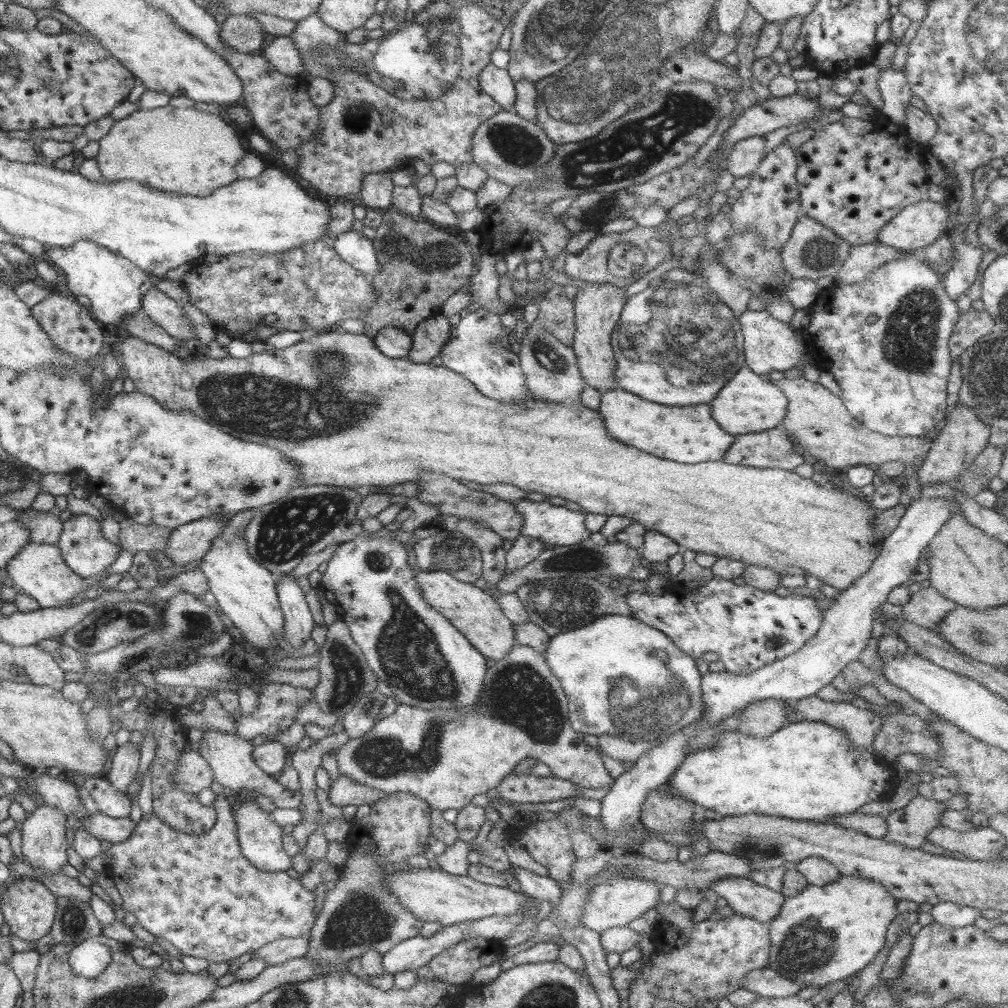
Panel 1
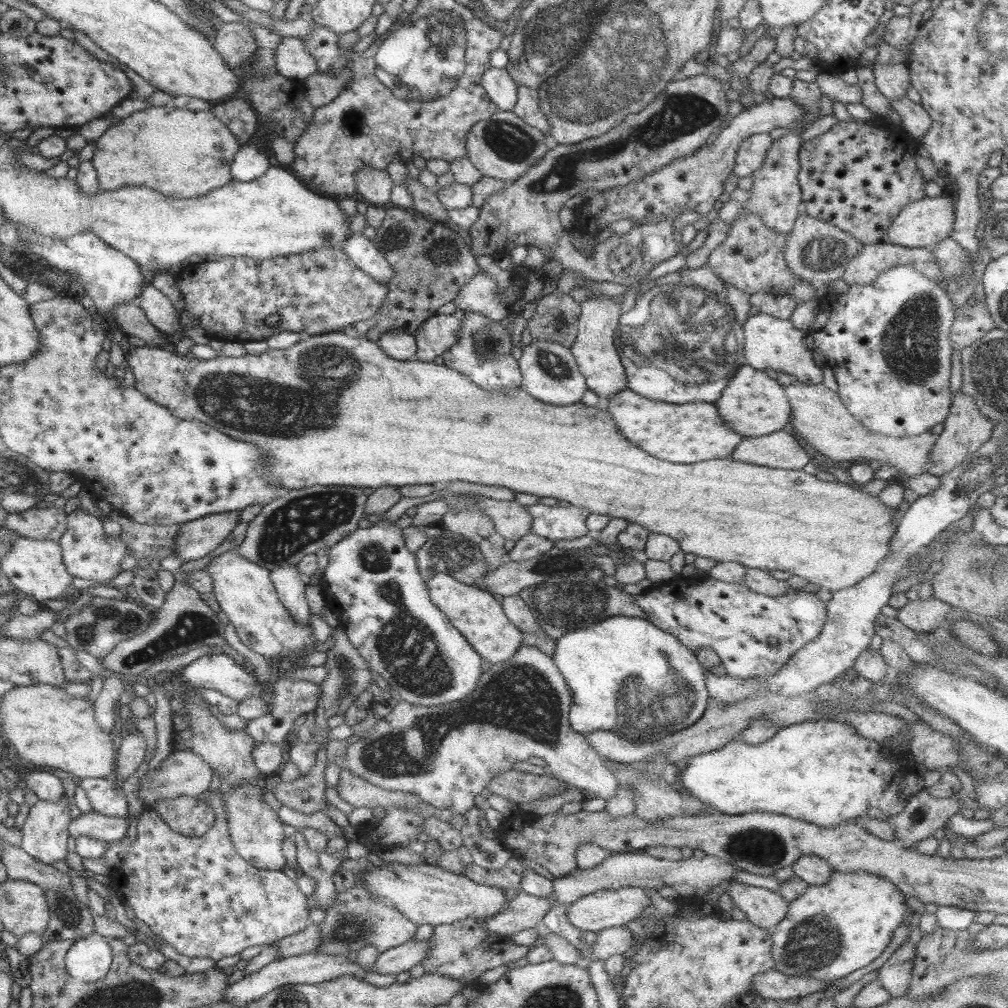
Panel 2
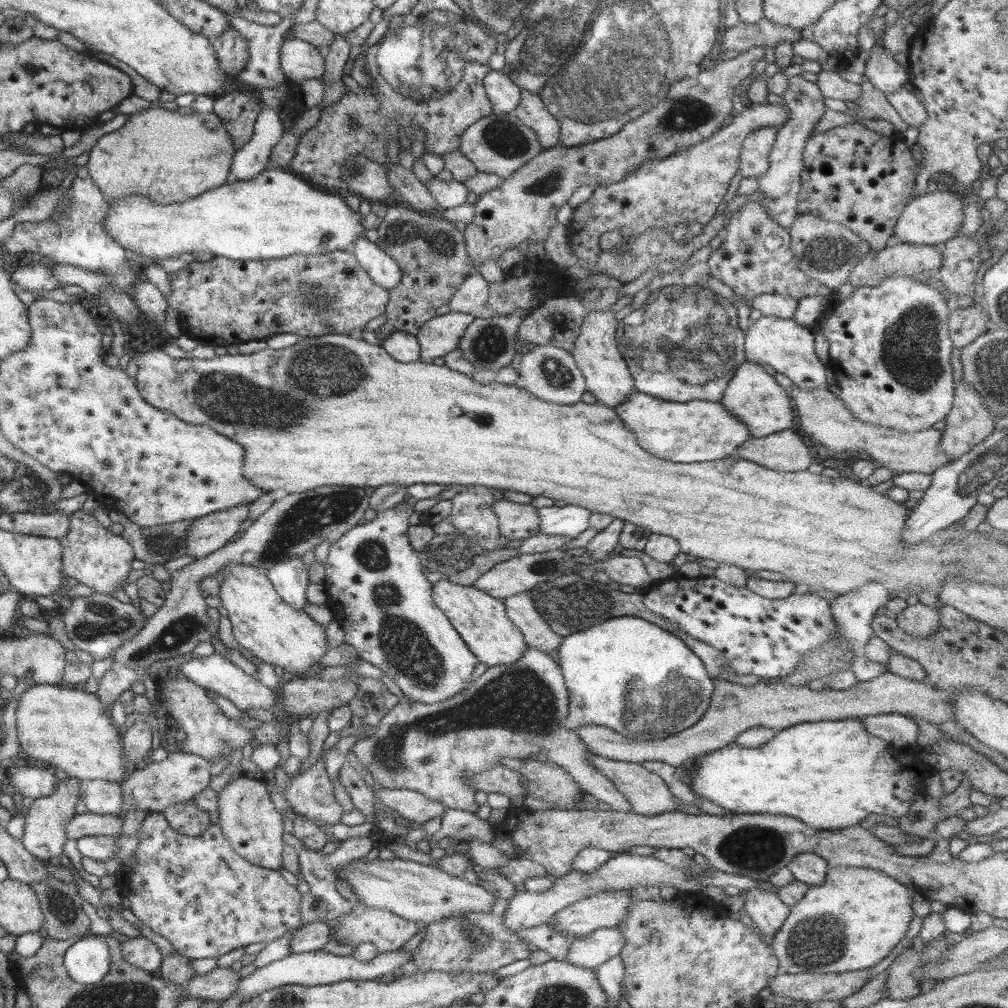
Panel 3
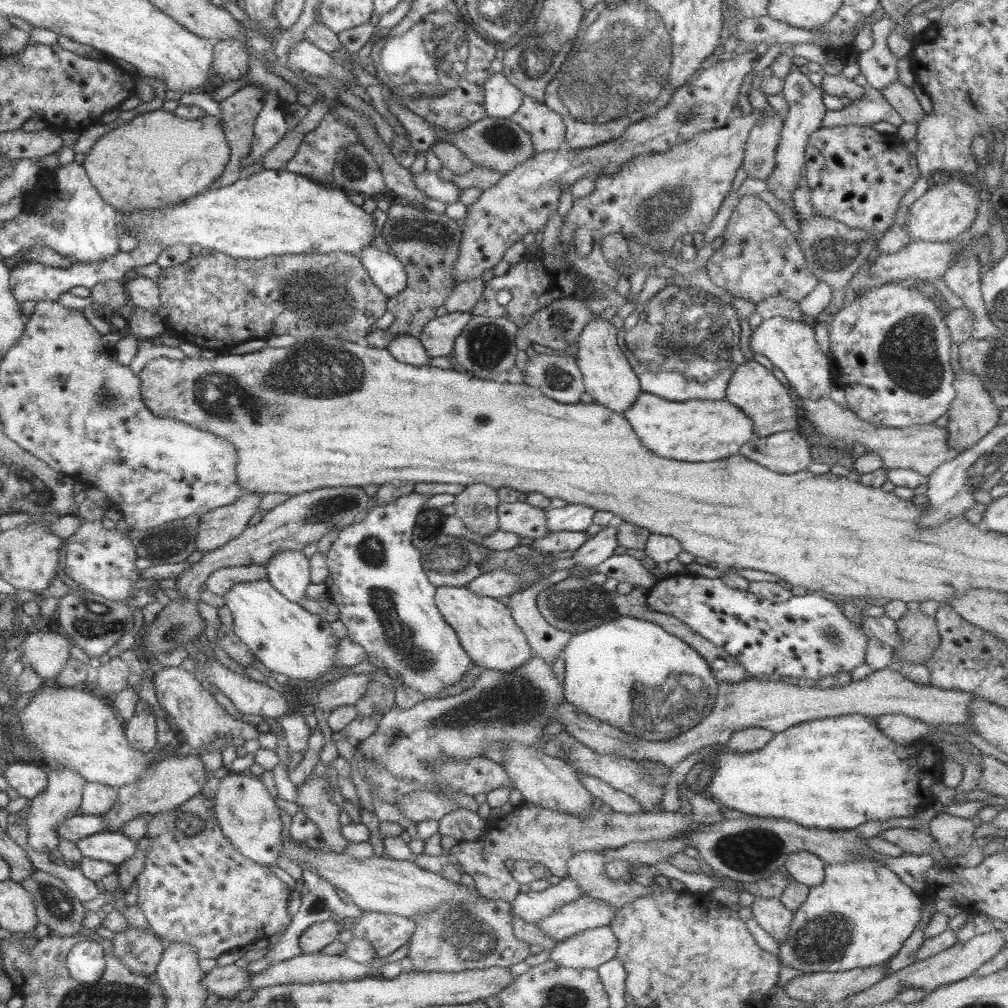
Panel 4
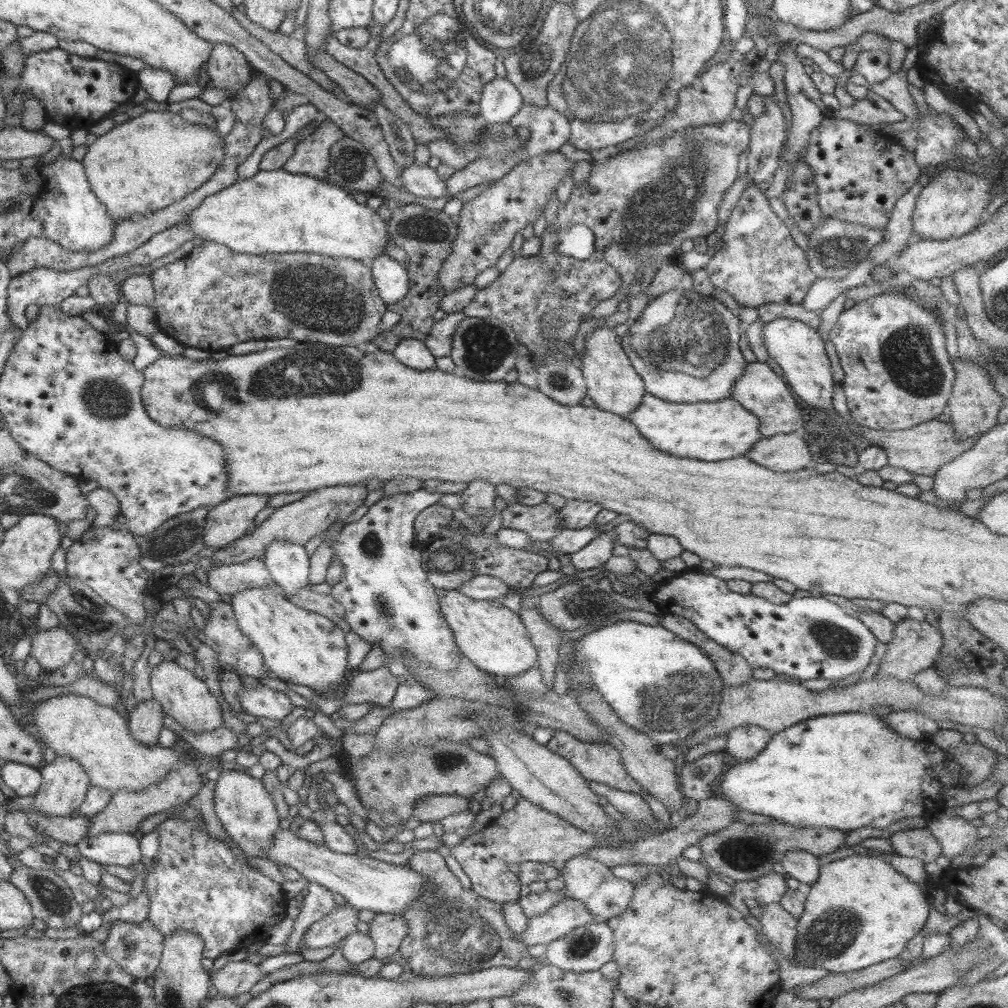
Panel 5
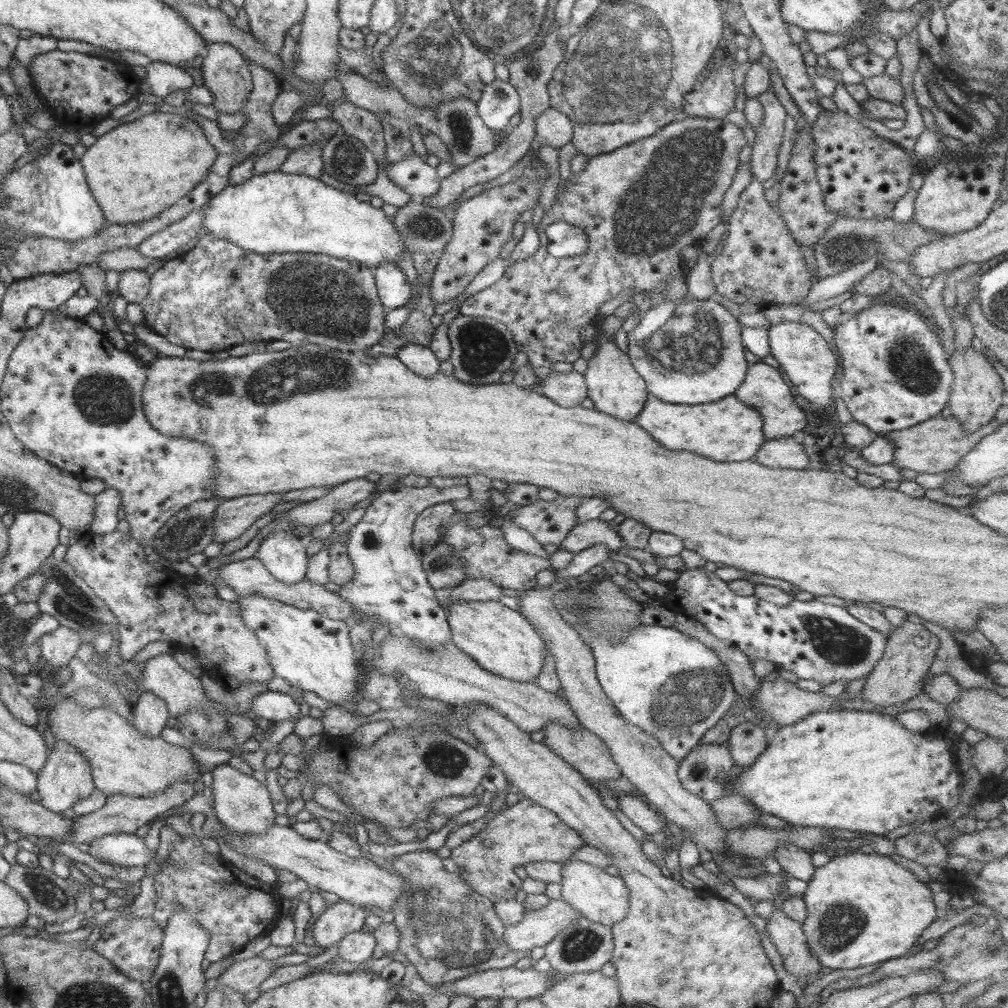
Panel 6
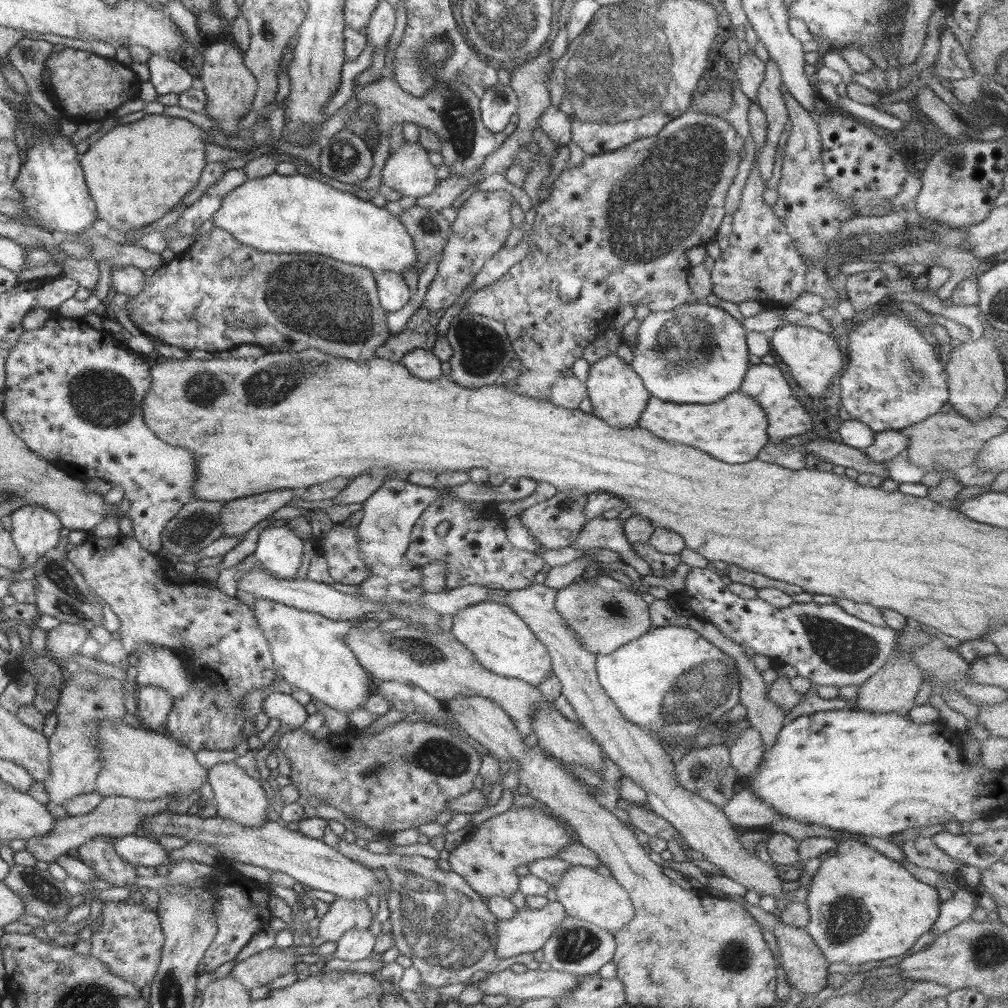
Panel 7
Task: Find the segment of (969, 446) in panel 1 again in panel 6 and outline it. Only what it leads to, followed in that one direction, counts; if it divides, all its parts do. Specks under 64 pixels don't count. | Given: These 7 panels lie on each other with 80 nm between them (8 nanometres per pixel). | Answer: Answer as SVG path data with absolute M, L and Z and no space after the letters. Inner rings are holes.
M973 346L968 349L956 350L948 356L948 361L954 375L948 408L952 412L952 417L958 420L962 426L962 430L972 434L996 418L996 413L1002 406L1002 397L1005 392L1003 380L994 369L992 361Z

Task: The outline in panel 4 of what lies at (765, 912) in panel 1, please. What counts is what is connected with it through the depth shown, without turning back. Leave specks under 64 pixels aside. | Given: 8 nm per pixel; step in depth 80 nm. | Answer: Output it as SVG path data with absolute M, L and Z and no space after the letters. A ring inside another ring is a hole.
M754 897L753 904L745 914L753 917L778 944L786 939L786 933L794 918L794 913L779 898Z

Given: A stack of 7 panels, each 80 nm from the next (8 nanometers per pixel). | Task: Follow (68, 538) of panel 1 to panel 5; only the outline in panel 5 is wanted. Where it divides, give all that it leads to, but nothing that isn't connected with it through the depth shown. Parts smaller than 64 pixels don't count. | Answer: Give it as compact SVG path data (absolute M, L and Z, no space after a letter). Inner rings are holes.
M94 527L86 529L80 539L67 548L67 574L68 578L78 578L87 584L96 594L99 594L110 606L126 615L128 624L122 632L126 639L124 654L120 657L123 668L133 666L140 657L146 644L146 615L151 610L164 607L165 603L160 598L146 595L148 580L155 581L153 573L140 565L142 556L140 547L134 535L127 529L115 531L110 527Z

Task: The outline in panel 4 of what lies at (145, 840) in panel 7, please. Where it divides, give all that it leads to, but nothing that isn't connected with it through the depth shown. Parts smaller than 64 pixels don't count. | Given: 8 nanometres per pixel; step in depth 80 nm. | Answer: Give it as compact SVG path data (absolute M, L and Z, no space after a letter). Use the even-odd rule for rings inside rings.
M102 831L81 838L77 847L83 857L108 862L116 866L124 864L136 854L136 843L122 832Z

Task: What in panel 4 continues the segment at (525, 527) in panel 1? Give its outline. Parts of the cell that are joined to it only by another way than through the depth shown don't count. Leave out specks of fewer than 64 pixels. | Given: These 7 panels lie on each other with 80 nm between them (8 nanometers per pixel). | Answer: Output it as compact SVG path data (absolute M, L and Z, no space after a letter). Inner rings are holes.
M568 503L564 507L545 509L546 526L549 532L585 533L597 510L583 504Z

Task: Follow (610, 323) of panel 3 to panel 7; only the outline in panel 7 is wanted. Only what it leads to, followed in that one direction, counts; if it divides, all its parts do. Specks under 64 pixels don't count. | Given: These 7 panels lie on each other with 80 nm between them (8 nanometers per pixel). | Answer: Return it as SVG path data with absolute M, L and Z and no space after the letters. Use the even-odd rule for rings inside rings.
M616 353L607 354L590 363L591 369L585 386L587 387L587 397L594 406L593 414L616 429L635 428L651 398L642 379L634 372L632 365L622 360Z

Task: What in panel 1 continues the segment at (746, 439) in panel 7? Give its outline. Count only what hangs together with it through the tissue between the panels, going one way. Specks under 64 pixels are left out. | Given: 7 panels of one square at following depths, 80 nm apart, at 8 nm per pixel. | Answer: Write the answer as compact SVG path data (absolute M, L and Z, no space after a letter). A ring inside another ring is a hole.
M618 387L602 392L601 399L598 414L604 416L610 436L626 446L634 446L658 458L682 464L723 460L722 456L735 441L735 436L722 430L712 418L709 404L664 406L648 402Z

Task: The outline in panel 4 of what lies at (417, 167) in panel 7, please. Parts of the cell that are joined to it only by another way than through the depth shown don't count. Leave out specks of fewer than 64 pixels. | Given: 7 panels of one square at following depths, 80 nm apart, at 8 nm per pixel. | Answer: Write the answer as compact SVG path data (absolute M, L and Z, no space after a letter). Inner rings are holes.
M425 169L420 173L412 173L413 181L426 197L435 198L444 202L447 206L458 202L462 188L450 181L442 180L437 173Z

